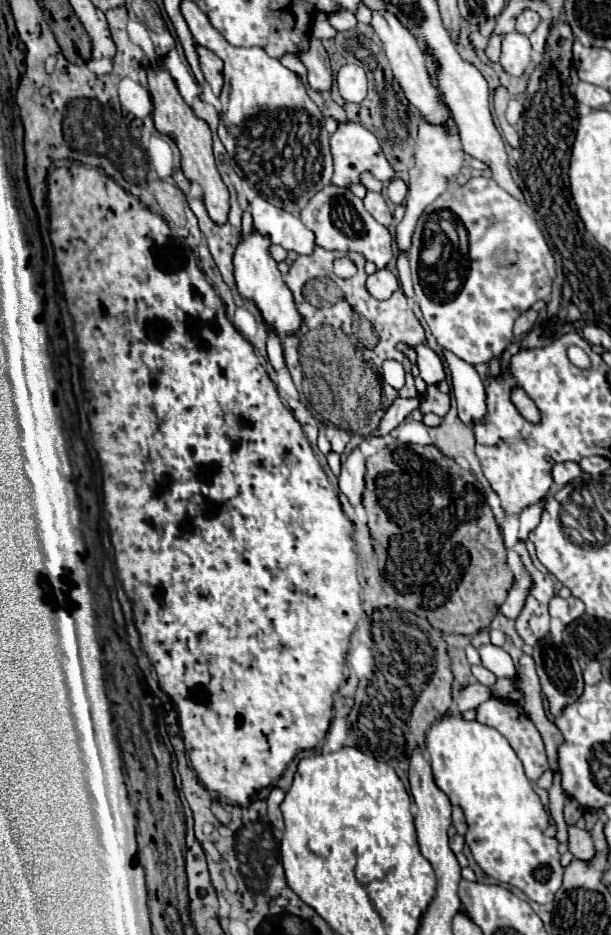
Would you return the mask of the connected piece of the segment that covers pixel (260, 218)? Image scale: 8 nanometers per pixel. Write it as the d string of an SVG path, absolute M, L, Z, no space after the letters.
M255 197L251 201L249 211L253 215L255 229L261 235L267 235L271 243L299 255L309 255L313 251L315 235L301 223L297 215L283 211L261 197Z

